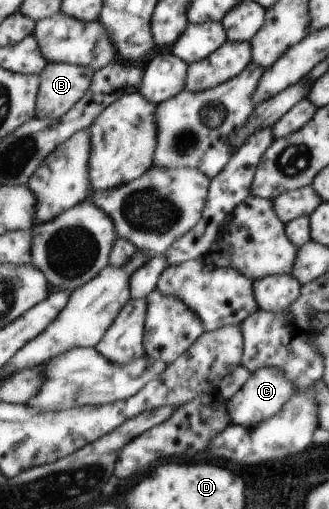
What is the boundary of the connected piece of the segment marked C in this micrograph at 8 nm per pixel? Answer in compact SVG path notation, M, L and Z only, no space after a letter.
M271 366L260 368L249 375L244 385L227 400L228 417L232 424L256 427L258 423L275 416L291 399L292 393L294 393L294 385L288 381L282 370Z

